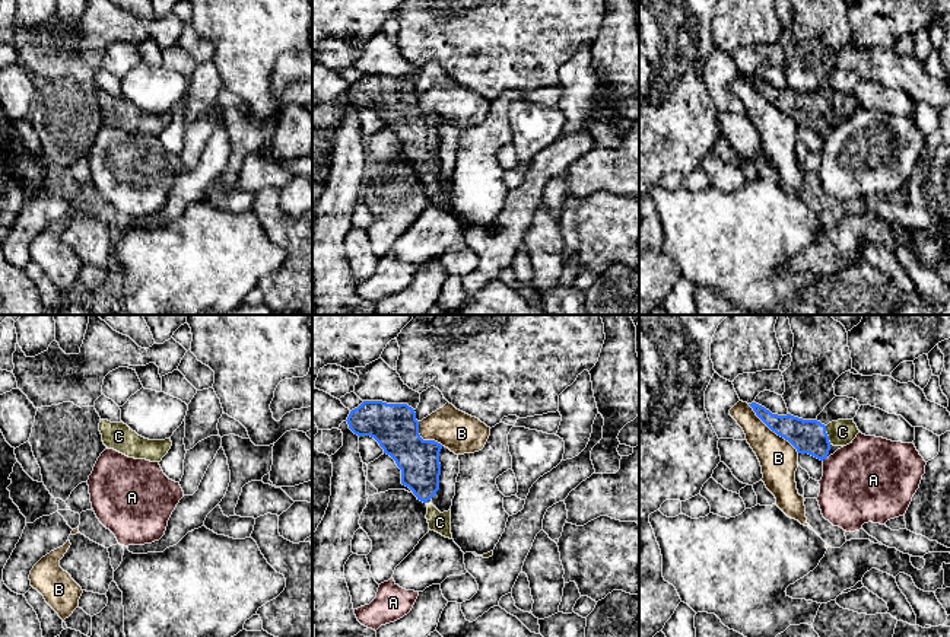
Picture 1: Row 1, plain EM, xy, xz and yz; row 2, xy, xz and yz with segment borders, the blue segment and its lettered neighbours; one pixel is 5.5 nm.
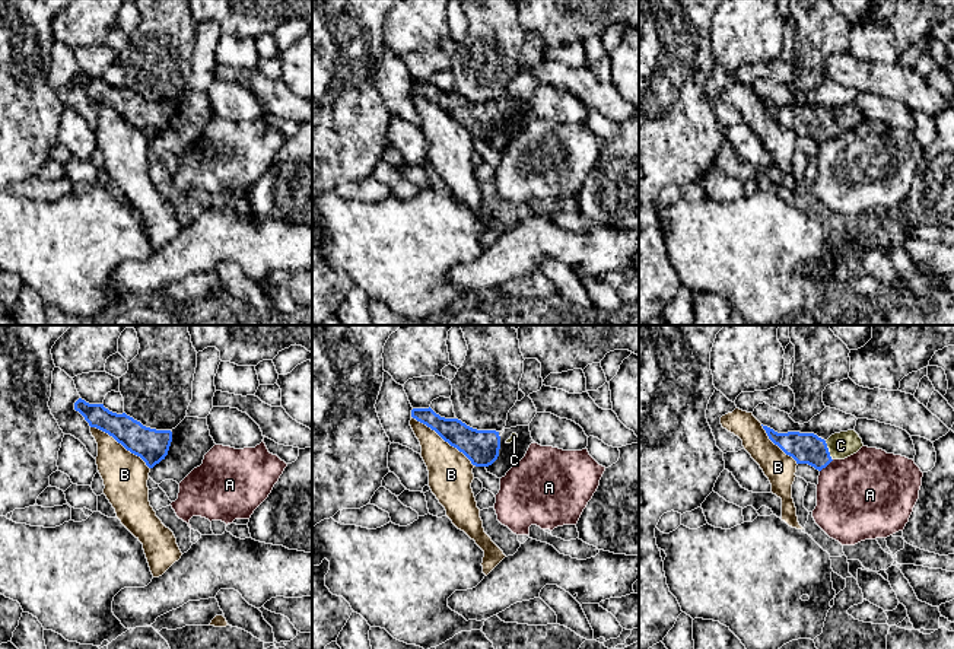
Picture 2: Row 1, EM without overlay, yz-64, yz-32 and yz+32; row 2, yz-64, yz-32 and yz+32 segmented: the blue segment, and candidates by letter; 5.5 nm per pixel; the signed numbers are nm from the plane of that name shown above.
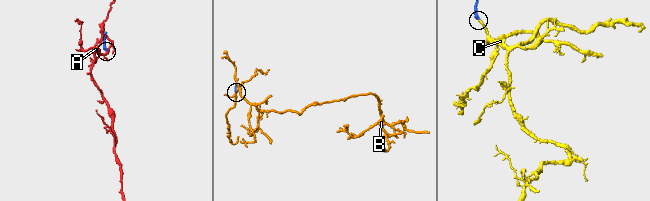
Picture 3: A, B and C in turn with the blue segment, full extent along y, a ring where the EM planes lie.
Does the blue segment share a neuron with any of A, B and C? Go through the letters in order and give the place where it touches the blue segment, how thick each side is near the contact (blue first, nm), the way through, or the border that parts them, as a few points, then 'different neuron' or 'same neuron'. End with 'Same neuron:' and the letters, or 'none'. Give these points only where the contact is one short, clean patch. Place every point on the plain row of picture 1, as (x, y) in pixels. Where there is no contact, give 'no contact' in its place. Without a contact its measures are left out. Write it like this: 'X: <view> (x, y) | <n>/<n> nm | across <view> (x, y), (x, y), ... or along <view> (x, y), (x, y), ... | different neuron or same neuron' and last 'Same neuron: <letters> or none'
A: yz (823, 131) | 190/440 nm | along yz (826, 130), (822, 133) | different neuron
B: yz (772, 104) | 190/220 nm | different neuron
C: yz (826, 108) | 190/140 nm | same neuron
Same neuron: C

